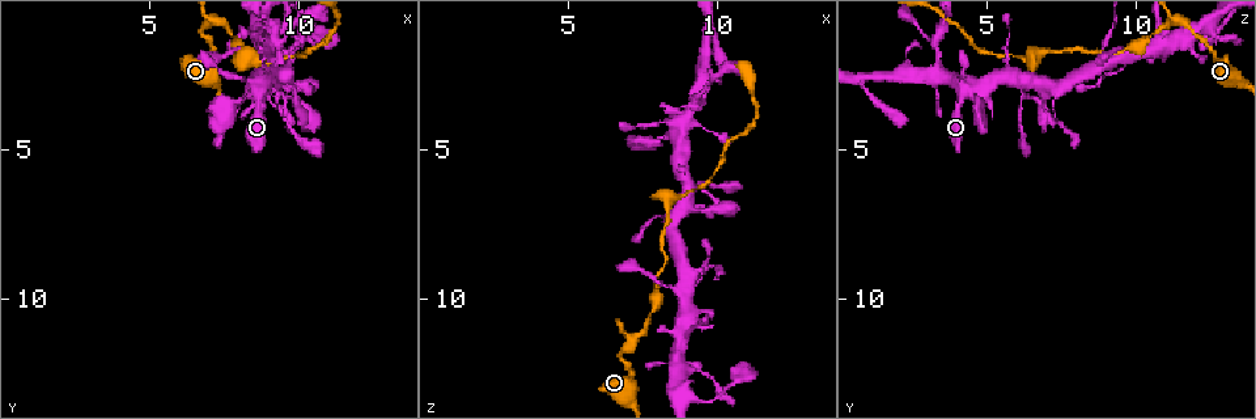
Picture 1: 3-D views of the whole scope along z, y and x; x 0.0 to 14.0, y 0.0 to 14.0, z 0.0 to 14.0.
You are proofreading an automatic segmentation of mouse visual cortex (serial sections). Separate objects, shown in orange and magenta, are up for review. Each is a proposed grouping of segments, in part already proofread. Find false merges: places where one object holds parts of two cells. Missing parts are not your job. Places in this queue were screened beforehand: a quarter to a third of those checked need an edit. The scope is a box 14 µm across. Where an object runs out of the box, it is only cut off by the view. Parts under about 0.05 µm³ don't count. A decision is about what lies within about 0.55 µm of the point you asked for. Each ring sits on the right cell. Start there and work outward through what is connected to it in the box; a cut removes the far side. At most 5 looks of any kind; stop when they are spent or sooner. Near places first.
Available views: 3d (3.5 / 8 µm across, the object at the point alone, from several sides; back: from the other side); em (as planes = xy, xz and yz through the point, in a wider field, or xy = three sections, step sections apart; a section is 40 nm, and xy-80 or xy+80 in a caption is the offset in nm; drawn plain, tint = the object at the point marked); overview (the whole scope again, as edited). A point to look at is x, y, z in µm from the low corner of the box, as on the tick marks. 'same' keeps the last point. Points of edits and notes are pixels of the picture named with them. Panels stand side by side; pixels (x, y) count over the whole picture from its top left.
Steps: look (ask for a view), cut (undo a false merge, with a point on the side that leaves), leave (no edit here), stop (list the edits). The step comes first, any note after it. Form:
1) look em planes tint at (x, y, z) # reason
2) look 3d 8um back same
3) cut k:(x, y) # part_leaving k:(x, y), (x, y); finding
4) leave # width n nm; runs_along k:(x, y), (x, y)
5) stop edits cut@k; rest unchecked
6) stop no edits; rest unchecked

look em xy step 2 tint at (8.7, 3.0, 4.2) # narrows sharply

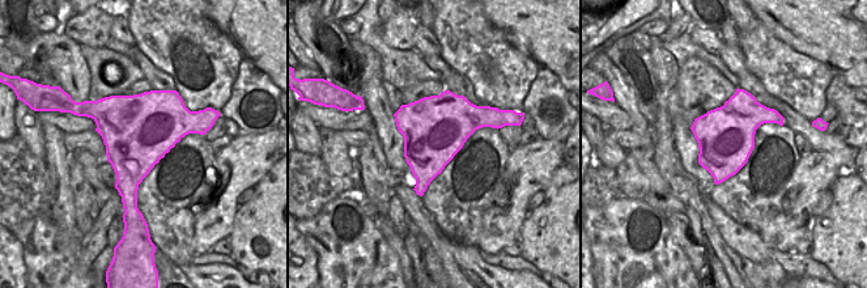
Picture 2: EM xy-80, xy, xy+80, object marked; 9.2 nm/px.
look 3d 3.5um same

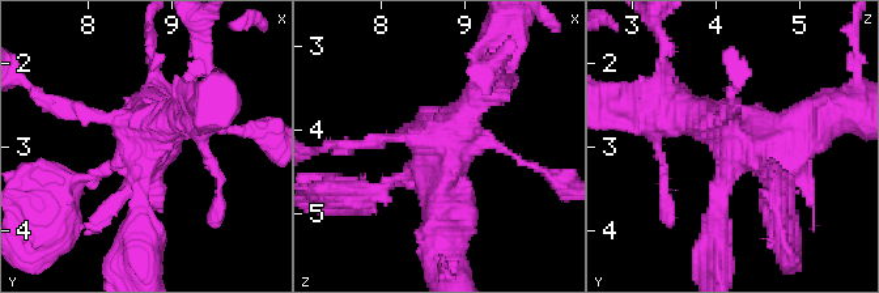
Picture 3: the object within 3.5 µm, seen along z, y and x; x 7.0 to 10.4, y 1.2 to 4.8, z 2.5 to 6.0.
leave # runs_along 3:(717, 234), (737, 155), (818, 122); one cell here

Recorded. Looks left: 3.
look 3d 8um at (8.3, 1.9, 6.7) # thick turns thin

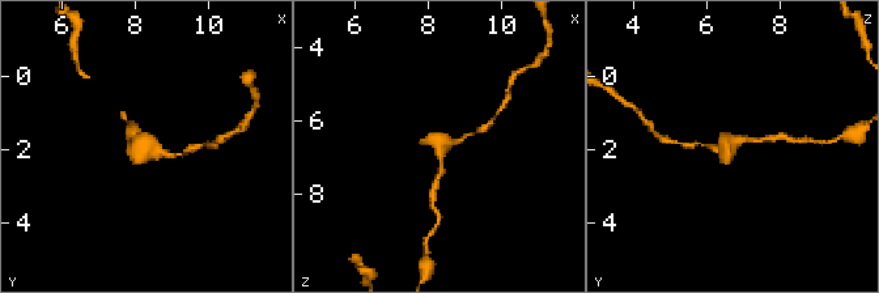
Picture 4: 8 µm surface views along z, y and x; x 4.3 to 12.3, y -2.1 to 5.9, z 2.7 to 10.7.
look 3d 3.5um back at (8.3, 1.9, 6.7) # zoom in

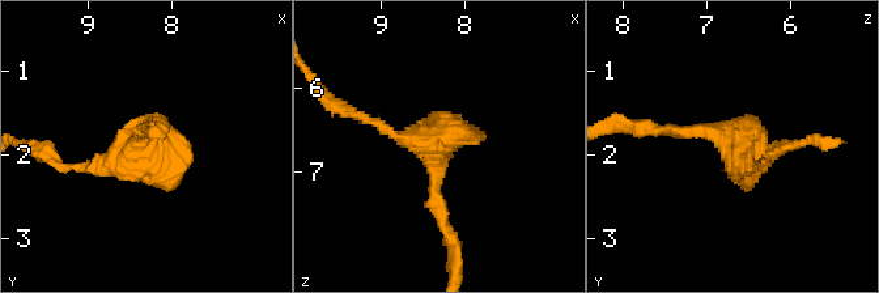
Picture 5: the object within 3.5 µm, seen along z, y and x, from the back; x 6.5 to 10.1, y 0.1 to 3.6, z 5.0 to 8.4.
look em xy step 5 tint at (8.30, 1.80, 6.70) # shape alone is not enough

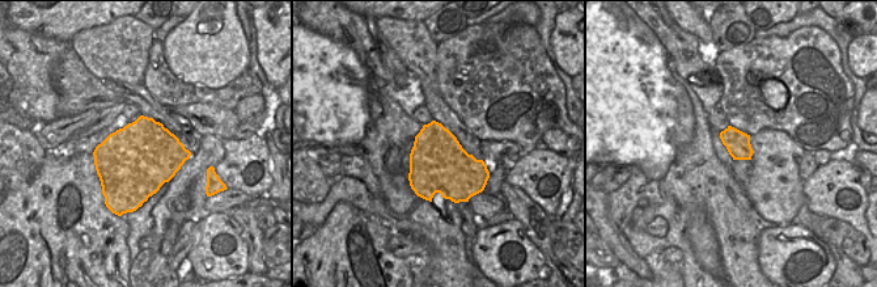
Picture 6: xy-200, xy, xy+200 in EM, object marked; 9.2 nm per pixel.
leave # runs_along 5:(445, 226), (437, 147), (360, 119); all the same cell

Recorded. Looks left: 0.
stop no edits; rest unchecked

